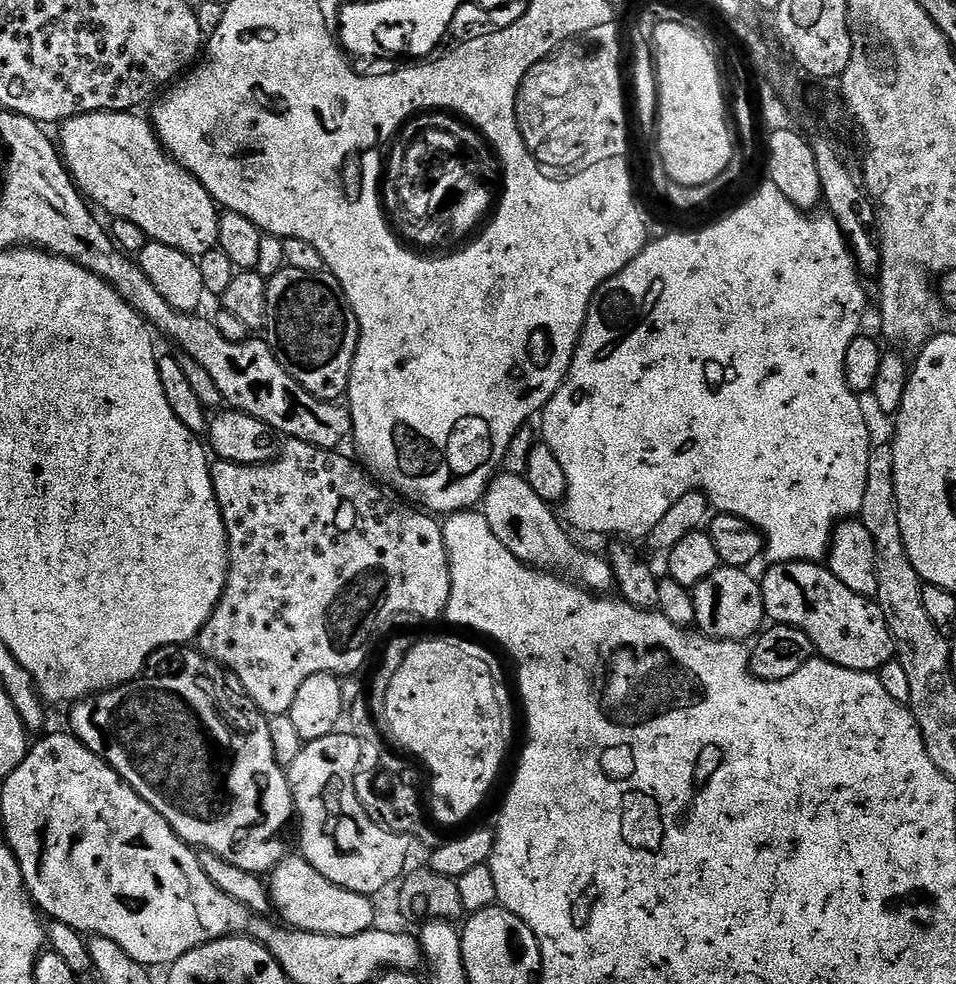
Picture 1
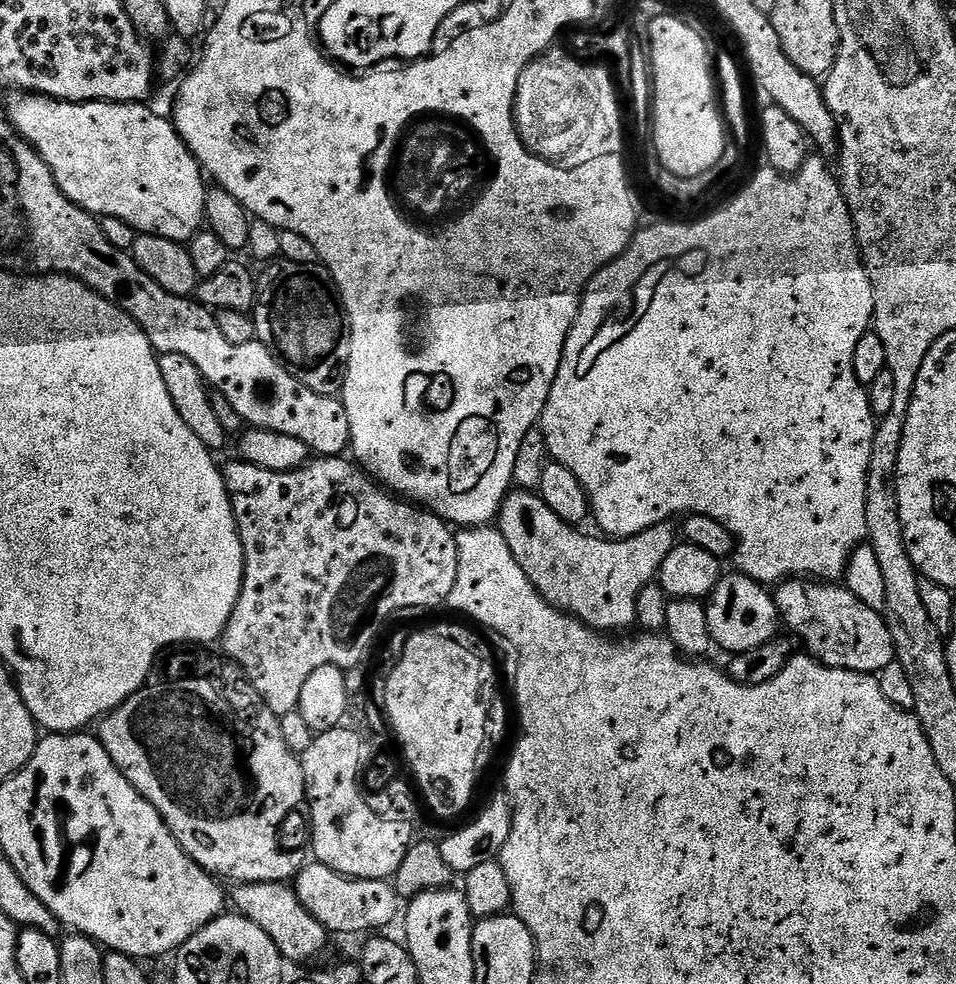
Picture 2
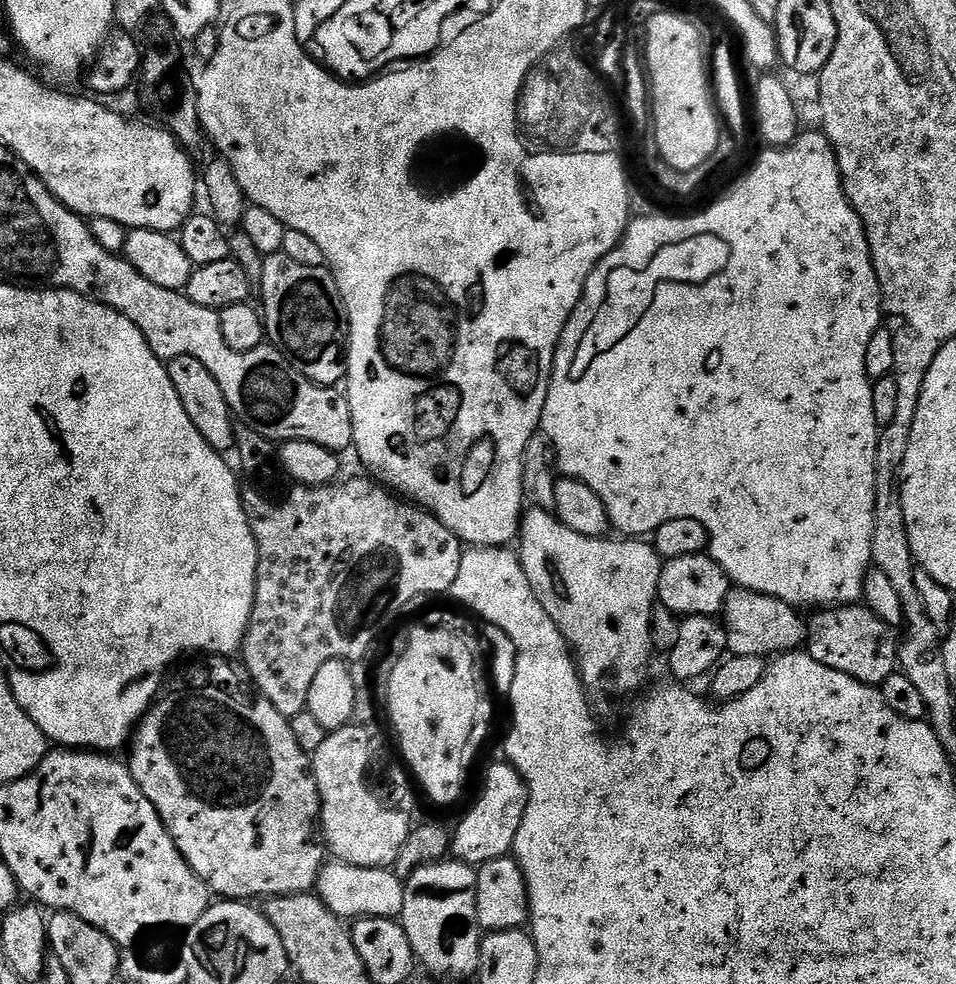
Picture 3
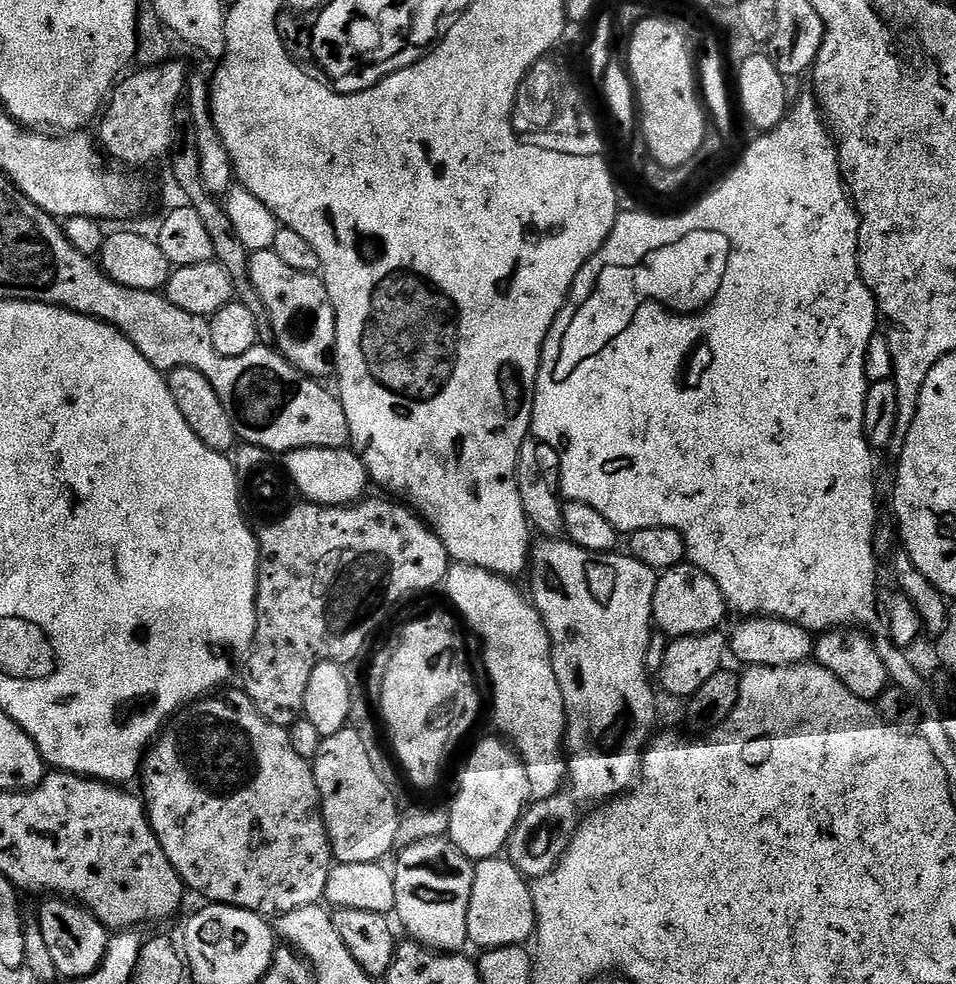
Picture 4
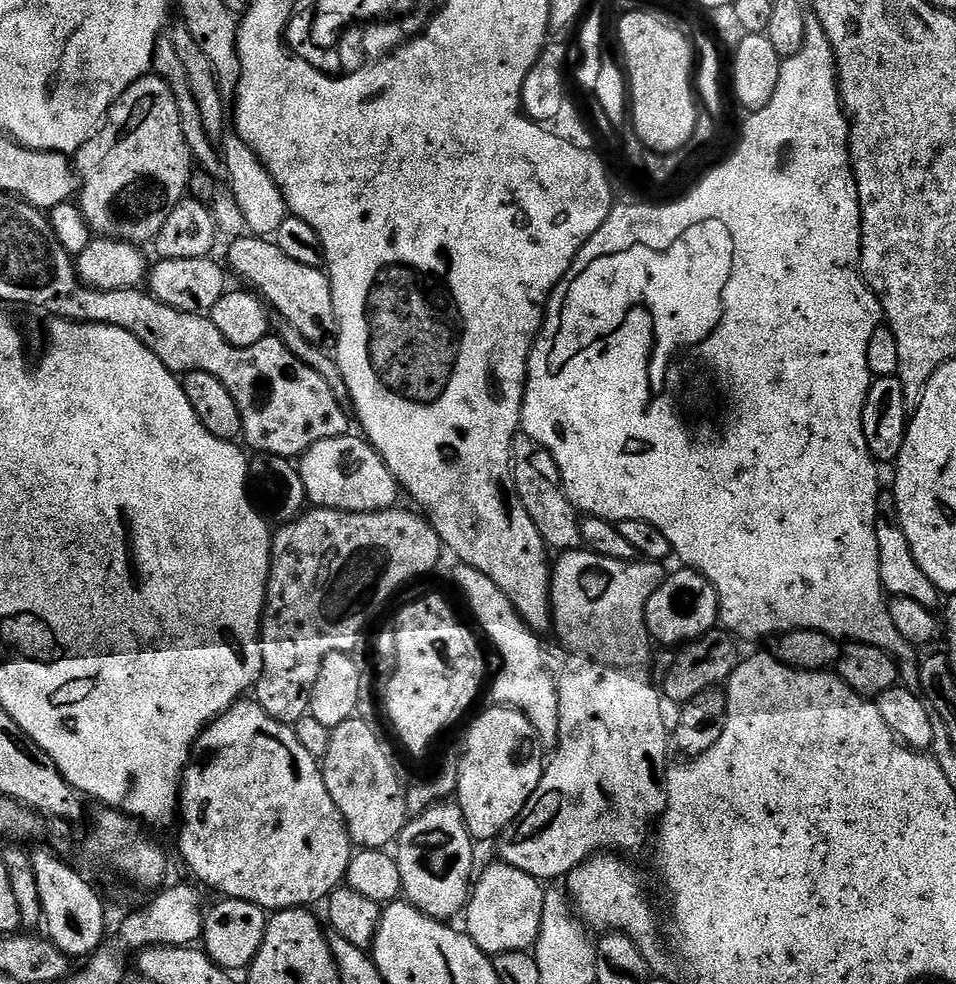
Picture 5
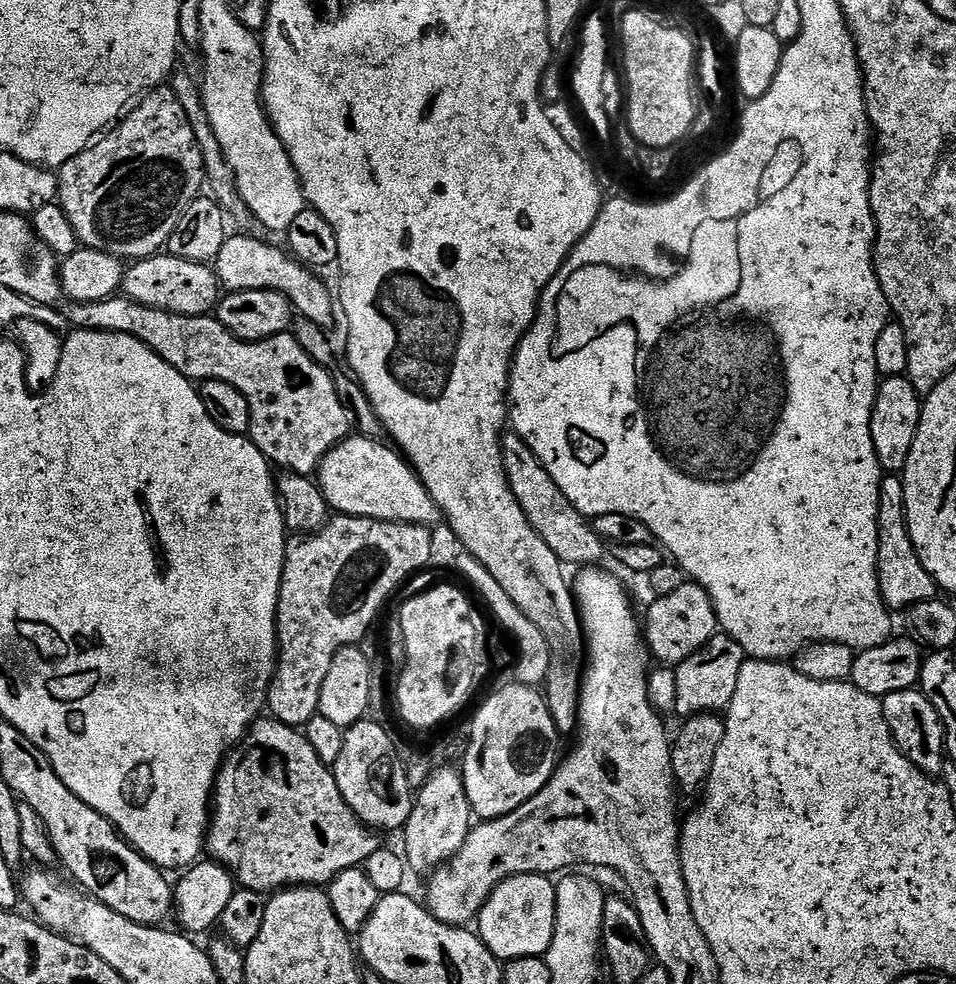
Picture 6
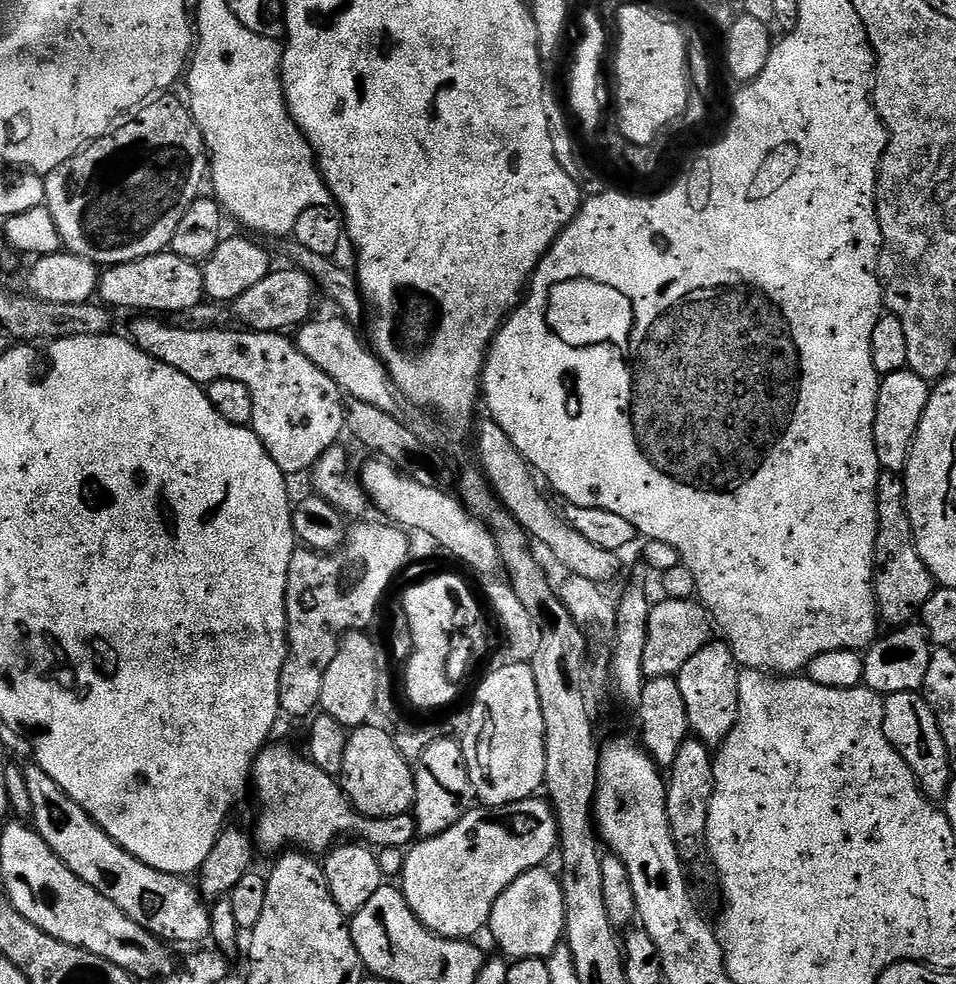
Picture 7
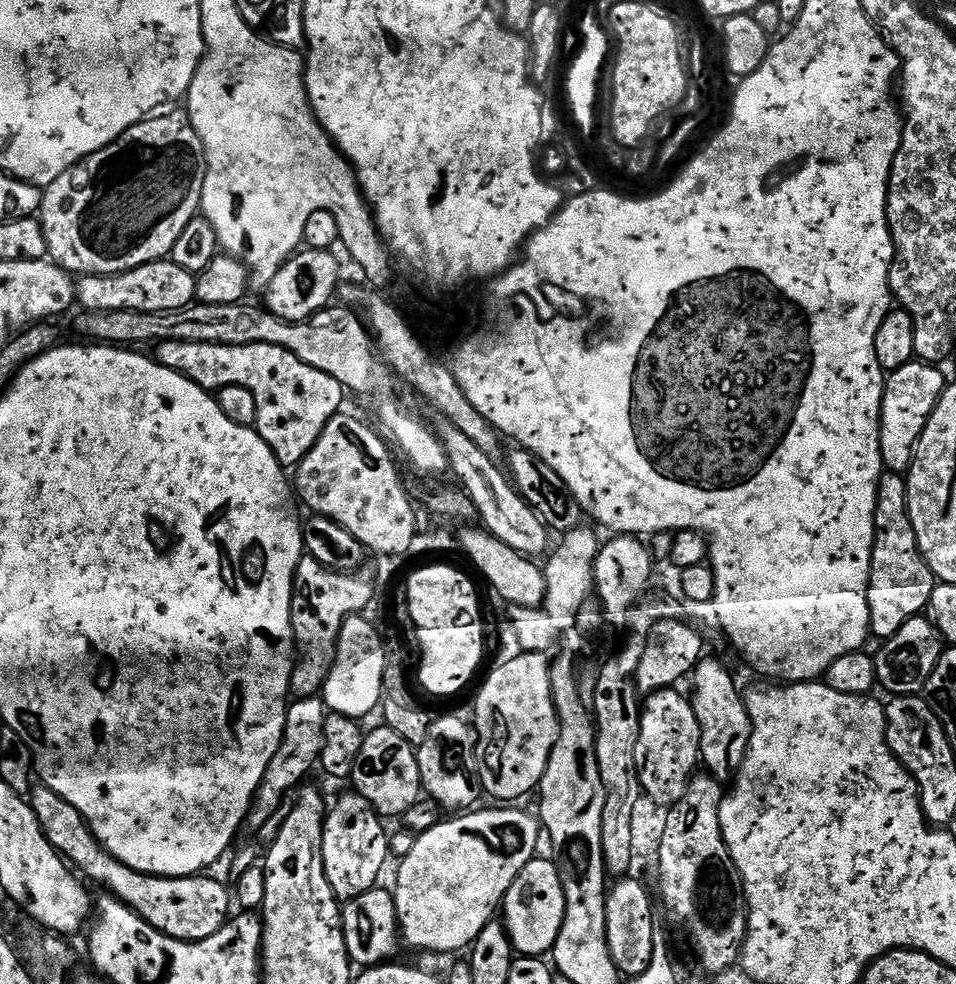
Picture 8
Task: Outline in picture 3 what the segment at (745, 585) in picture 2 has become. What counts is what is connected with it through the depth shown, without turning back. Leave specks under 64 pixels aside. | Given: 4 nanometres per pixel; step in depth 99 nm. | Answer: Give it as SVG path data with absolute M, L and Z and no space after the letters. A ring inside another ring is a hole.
M733 587L729 591L722 623L728 636L728 652L734 656L775 658L785 652L795 652L805 643L806 624L795 607L773 596Z

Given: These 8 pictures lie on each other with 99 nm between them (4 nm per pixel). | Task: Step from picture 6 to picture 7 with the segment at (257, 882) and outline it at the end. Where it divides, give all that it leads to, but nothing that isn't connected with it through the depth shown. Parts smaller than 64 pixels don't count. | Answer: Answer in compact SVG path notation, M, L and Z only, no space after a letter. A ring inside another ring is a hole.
M272 742L256 758L251 779L254 792L260 799L260 817L254 827L254 840L268 852L280 854L289 846L309 854L324 854L337 842L349 837L359 837L373 849L407 849L417 839L416 818L412 812L403 812L386 818L361 816L352 806L341 781L326 774L307 755L295 752L288 744Z

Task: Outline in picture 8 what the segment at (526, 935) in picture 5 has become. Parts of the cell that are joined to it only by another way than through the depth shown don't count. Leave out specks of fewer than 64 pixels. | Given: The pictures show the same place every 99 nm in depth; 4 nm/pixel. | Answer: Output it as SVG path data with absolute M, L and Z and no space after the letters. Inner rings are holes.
M533 858L524 867L522 874L514 878L502 905L502 923L508 929L513 949L520 956L543 957L551 953L554 942L562 930L566 914L566 894L560 869L551 859L550 861L540 859Z

